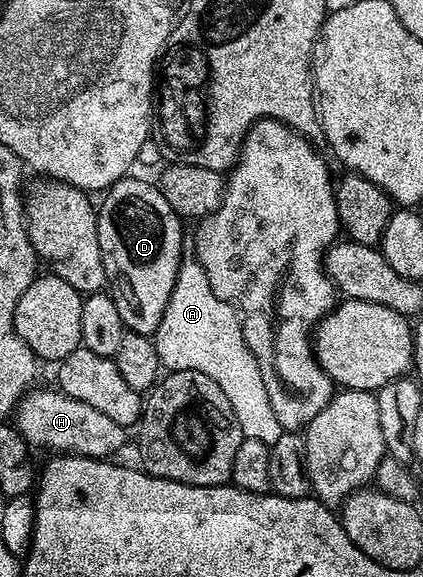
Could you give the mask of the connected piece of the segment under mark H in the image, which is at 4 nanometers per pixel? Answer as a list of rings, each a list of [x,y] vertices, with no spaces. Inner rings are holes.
[[[57,388],[37,389],[27,393],[18,402],[16,410],[16,428],[31,446],[54,449],[50,451],[58,455],[99,459],[113,458],[113,453],[125,447],[127,426],[116,423],[116,419],[96,411],[96,407],[88,407],[88,403],[80,403],[80,399],[72,399]]]

